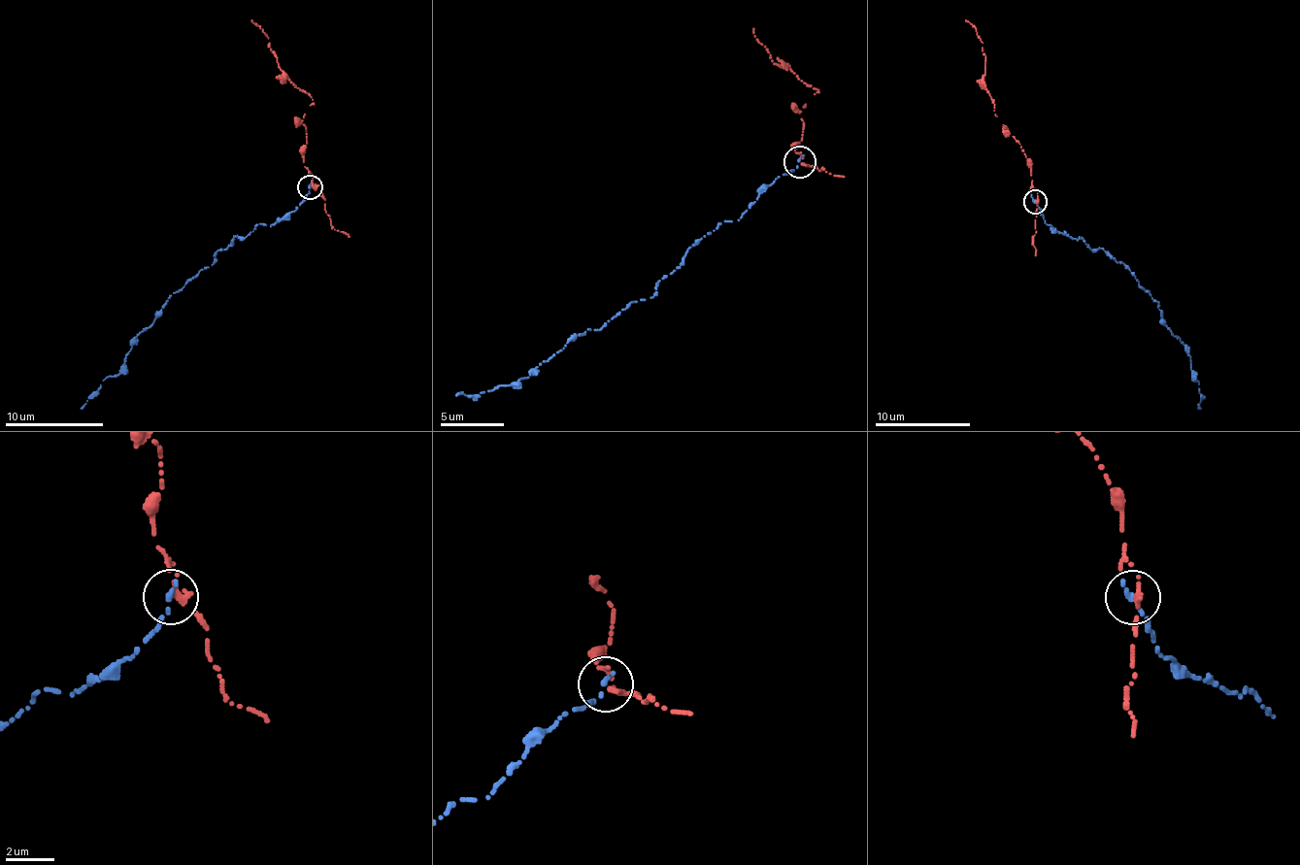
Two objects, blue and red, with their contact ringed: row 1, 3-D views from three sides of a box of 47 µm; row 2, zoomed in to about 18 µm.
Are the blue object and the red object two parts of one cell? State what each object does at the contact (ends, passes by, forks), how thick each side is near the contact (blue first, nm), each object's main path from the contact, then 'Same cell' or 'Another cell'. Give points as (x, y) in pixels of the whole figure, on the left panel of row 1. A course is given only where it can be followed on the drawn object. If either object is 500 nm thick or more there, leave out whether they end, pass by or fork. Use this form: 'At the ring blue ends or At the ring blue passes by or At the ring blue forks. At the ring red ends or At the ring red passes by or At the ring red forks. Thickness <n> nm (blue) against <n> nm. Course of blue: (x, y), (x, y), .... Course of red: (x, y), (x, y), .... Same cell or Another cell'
At the ring blue ends. At the ring red passes by. Thickness 240 nm (blue) against 200 nm. Course of blue: (309, 187), (293, 212), (246, 237), (234, 235), (213, 264), (173, 292), (136, 337), (121, 370), (81, 407). Course of red: (312, 187), (304, 147), (306, 131), (299, 119), (313, 99), (280, 69), (267, 37), (250, 20). Same cell

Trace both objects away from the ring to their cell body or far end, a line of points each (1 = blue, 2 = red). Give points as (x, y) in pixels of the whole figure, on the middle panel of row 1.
1: (798, 160), (743, 216), (686, 249), (650, 297), (575, 335), (514, 383), (455, 397)
2: (802, 164), (797, 147), (802, 130), (797, 105), (819, 88), (769, 56), (752, 27)

